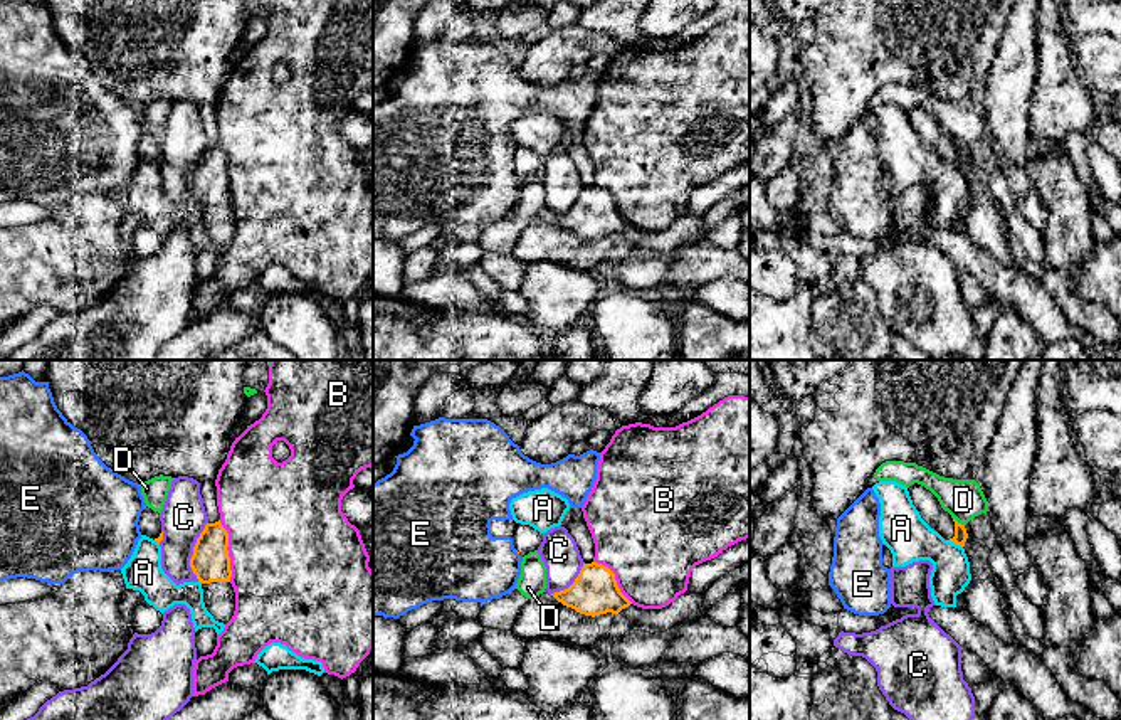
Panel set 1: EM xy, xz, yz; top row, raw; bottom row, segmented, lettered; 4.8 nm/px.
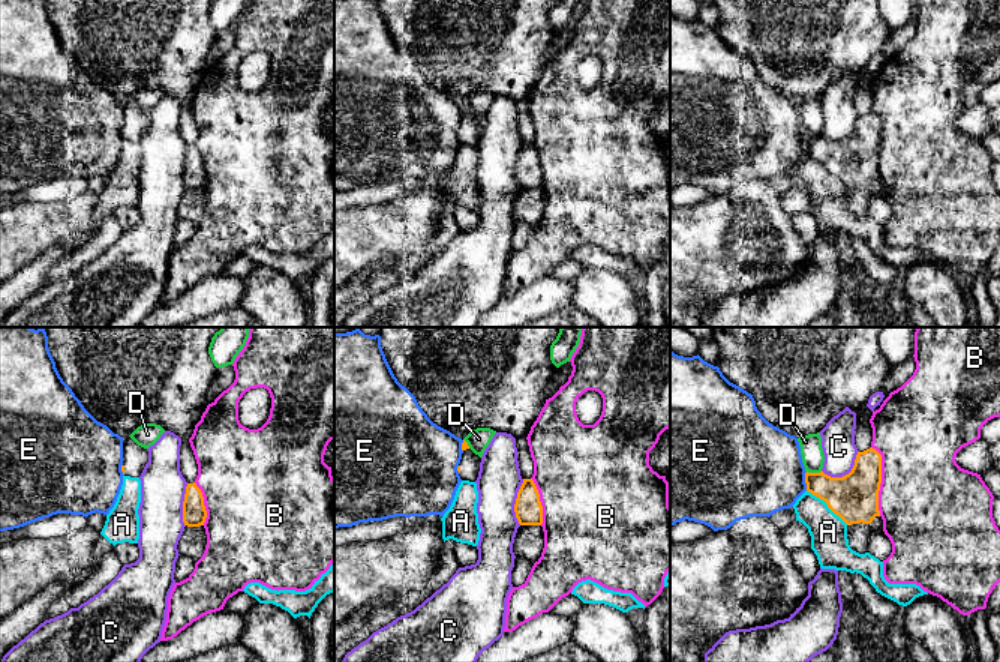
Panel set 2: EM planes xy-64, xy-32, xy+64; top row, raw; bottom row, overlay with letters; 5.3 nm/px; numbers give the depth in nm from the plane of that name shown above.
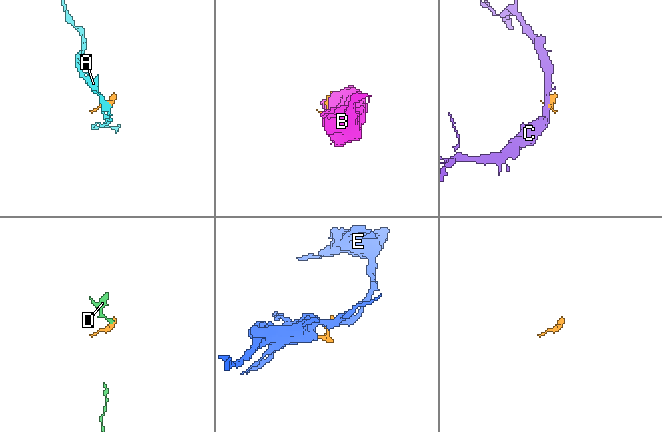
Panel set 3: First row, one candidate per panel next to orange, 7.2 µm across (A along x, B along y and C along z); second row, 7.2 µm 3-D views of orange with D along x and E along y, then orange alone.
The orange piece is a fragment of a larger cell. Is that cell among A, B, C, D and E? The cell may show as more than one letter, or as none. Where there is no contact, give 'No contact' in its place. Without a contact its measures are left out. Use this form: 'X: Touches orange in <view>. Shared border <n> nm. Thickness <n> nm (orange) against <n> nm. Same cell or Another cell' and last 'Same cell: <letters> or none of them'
A: Touches orange in yz. Shared border 90 nm. Thickness 70 nm (orange) against 220 nm. Another cell
B: Touches orange in xy. Shared border 300 nm. Thickness 190 nm (orange) against 500 nm. Another cell
C: Touches orange in xy. Shared border 300 nm. Thickness 190 nm (orange) against 220 nm. Another cell
D: Touches orange in yz. Shared border 70 nm. Thickness 70 nm (orange) against 190 nm. Another cell
E: No contact. Another cell
Same cell: none of them

